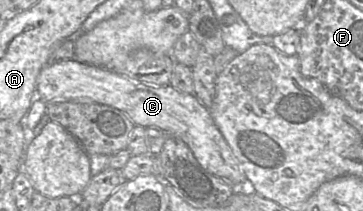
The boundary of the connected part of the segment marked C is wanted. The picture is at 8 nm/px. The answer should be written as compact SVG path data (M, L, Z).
M74 59L50 62L39 73L36 92L46 104L52 101L95 102L119 109L127 114L135 126L155 127L165 134L179 137L192 151L199 164L209 173L221 177L232 185L243 183L247 178L232 149L215 124L210 110L194 94L182 93L171 85L153 86L116 74L104 67L80 63Z

